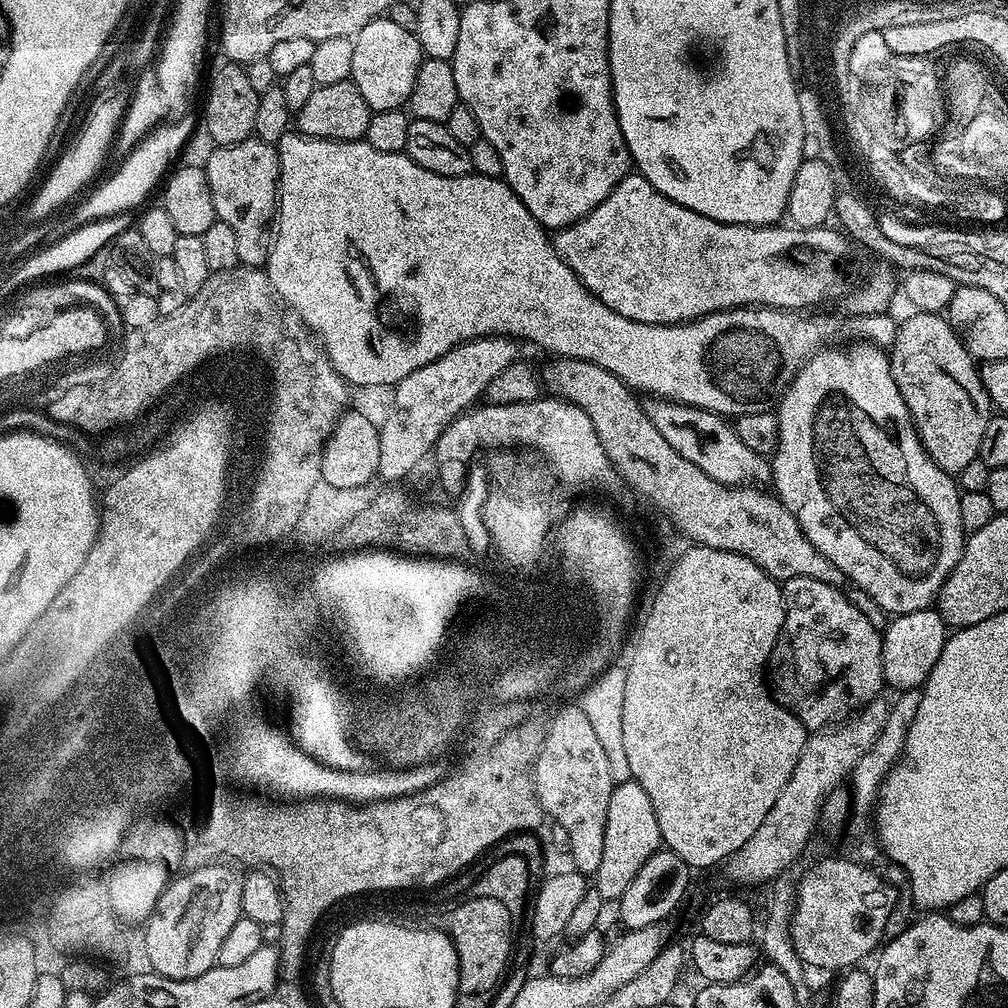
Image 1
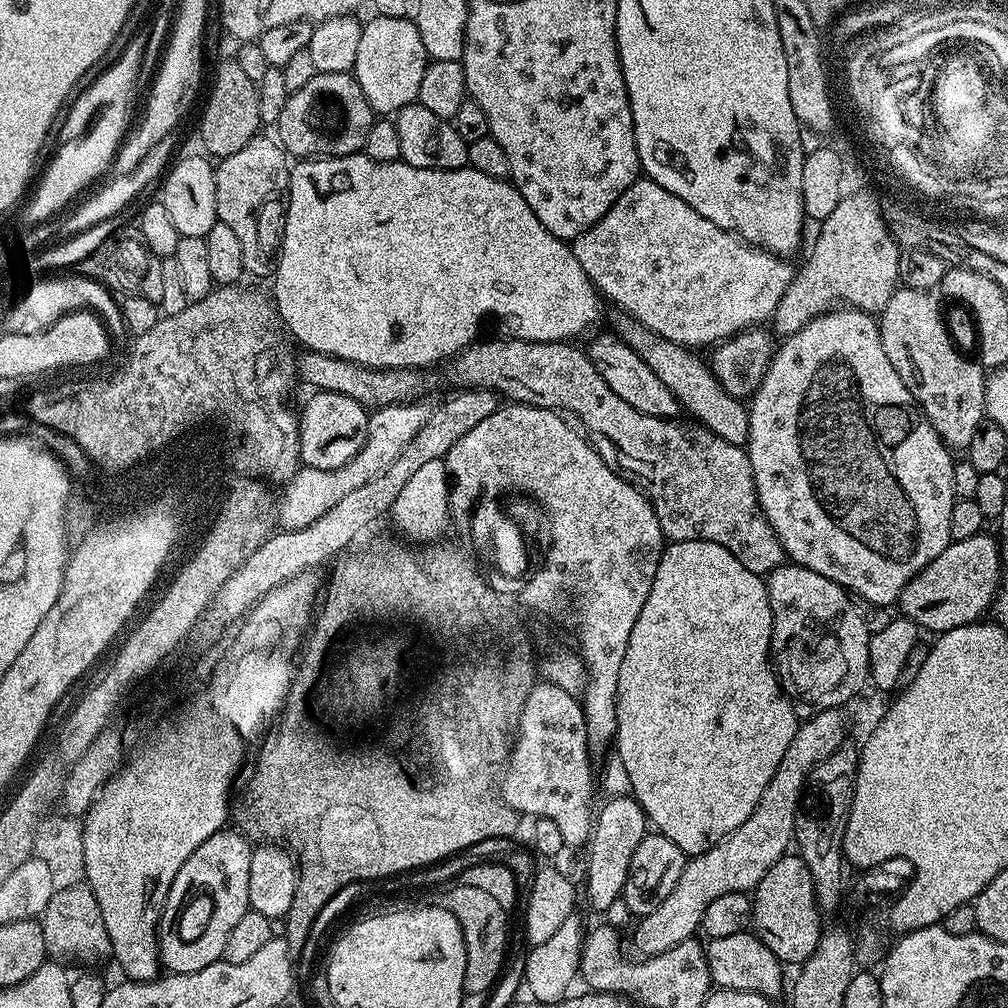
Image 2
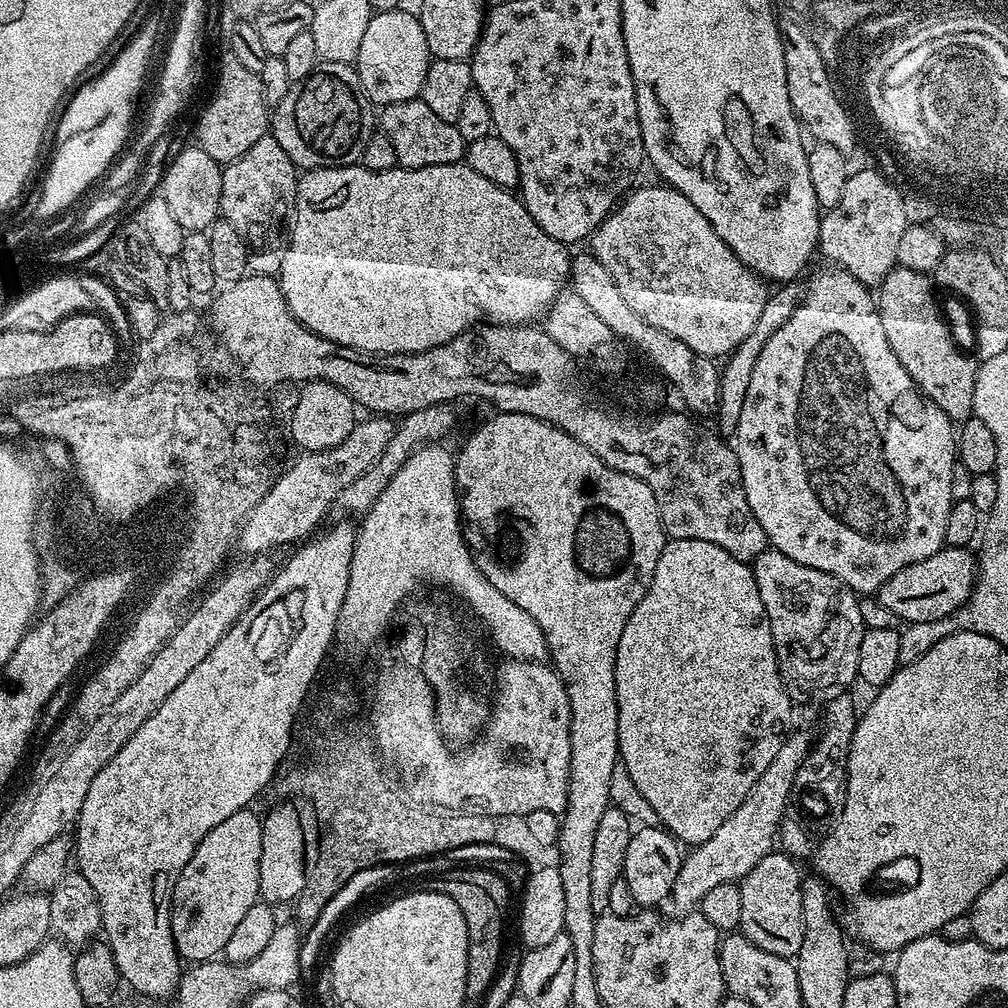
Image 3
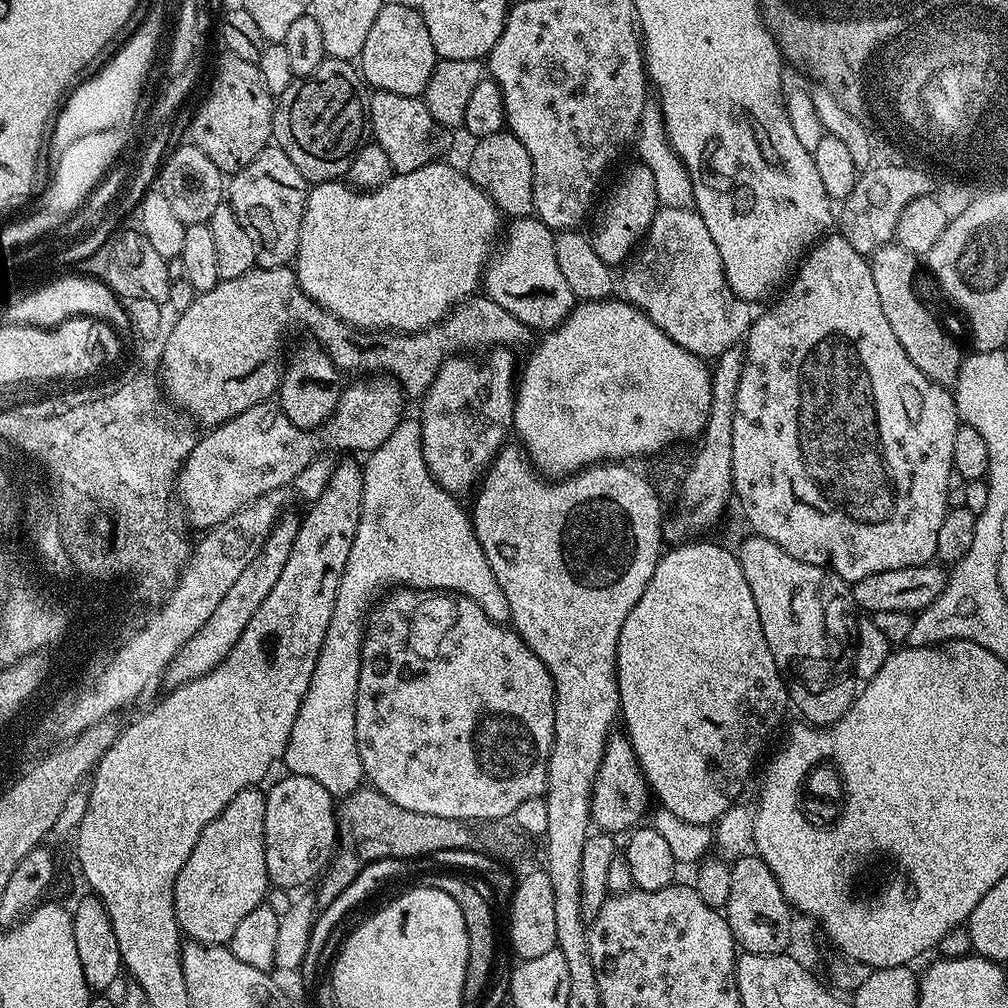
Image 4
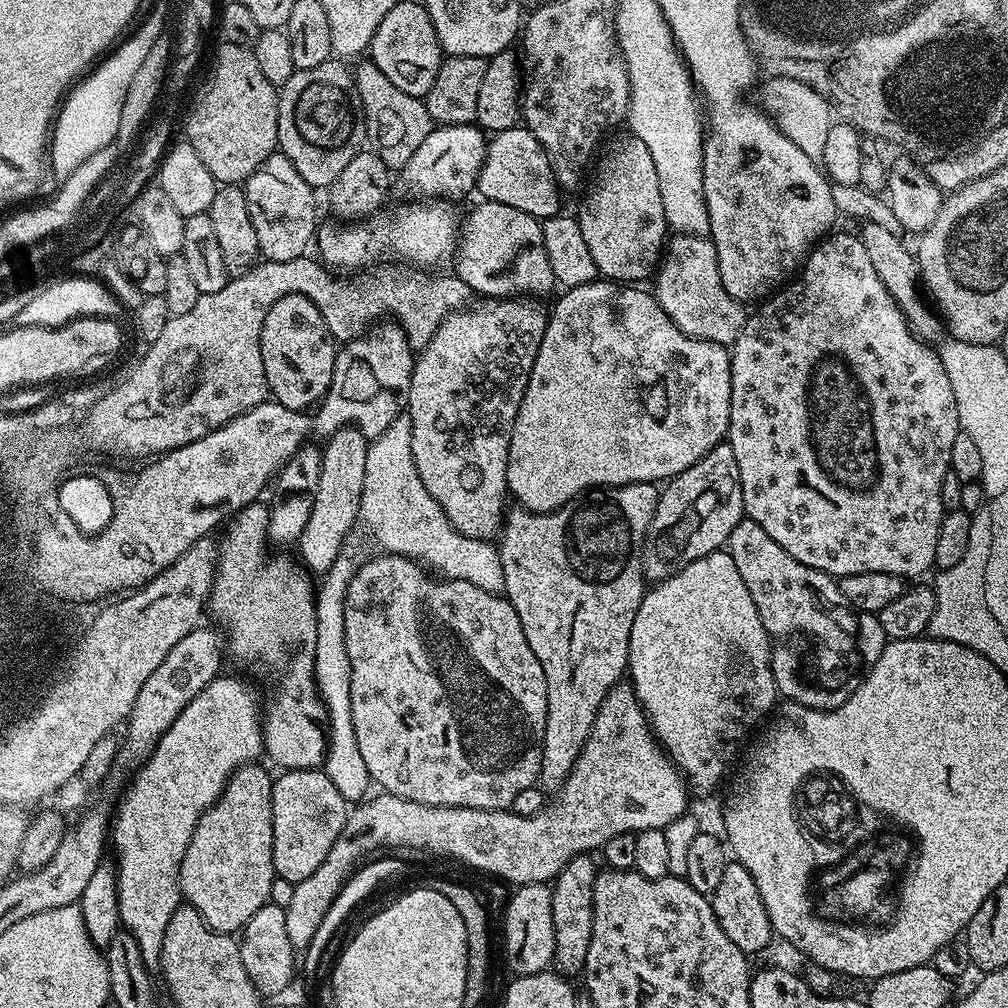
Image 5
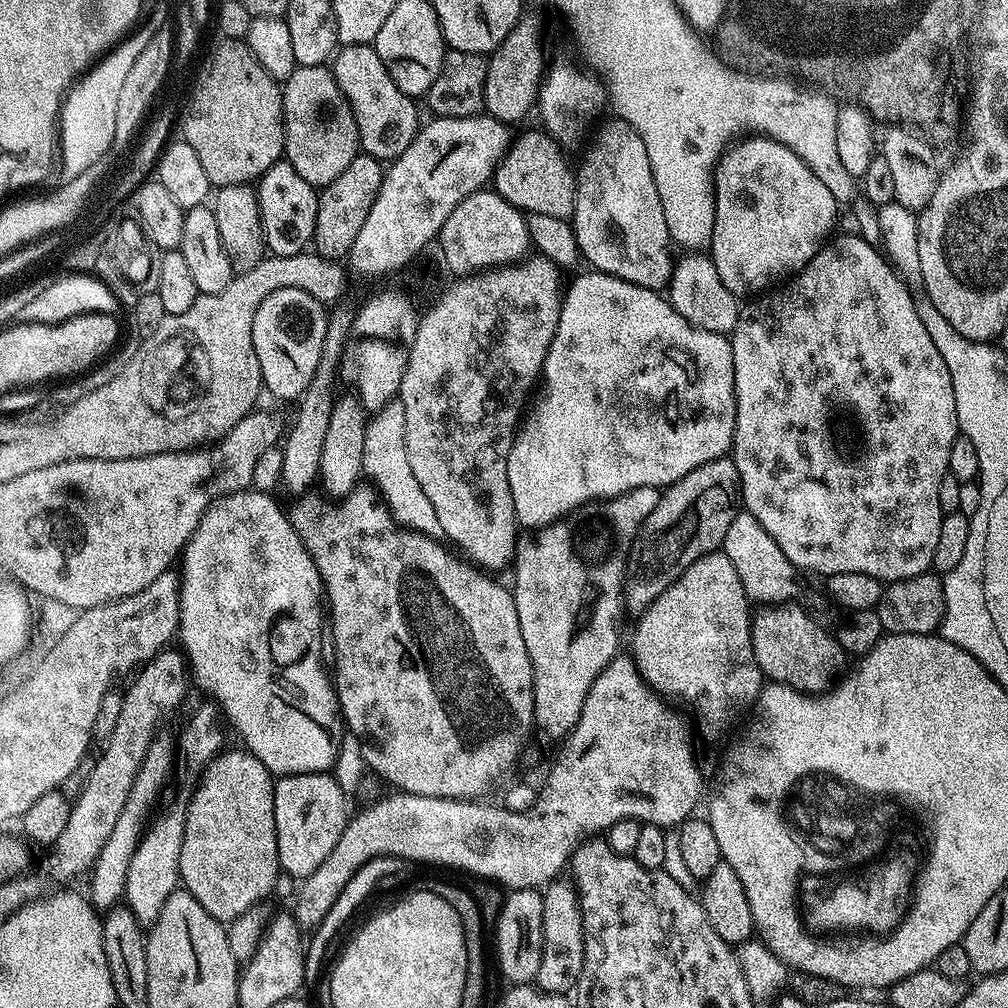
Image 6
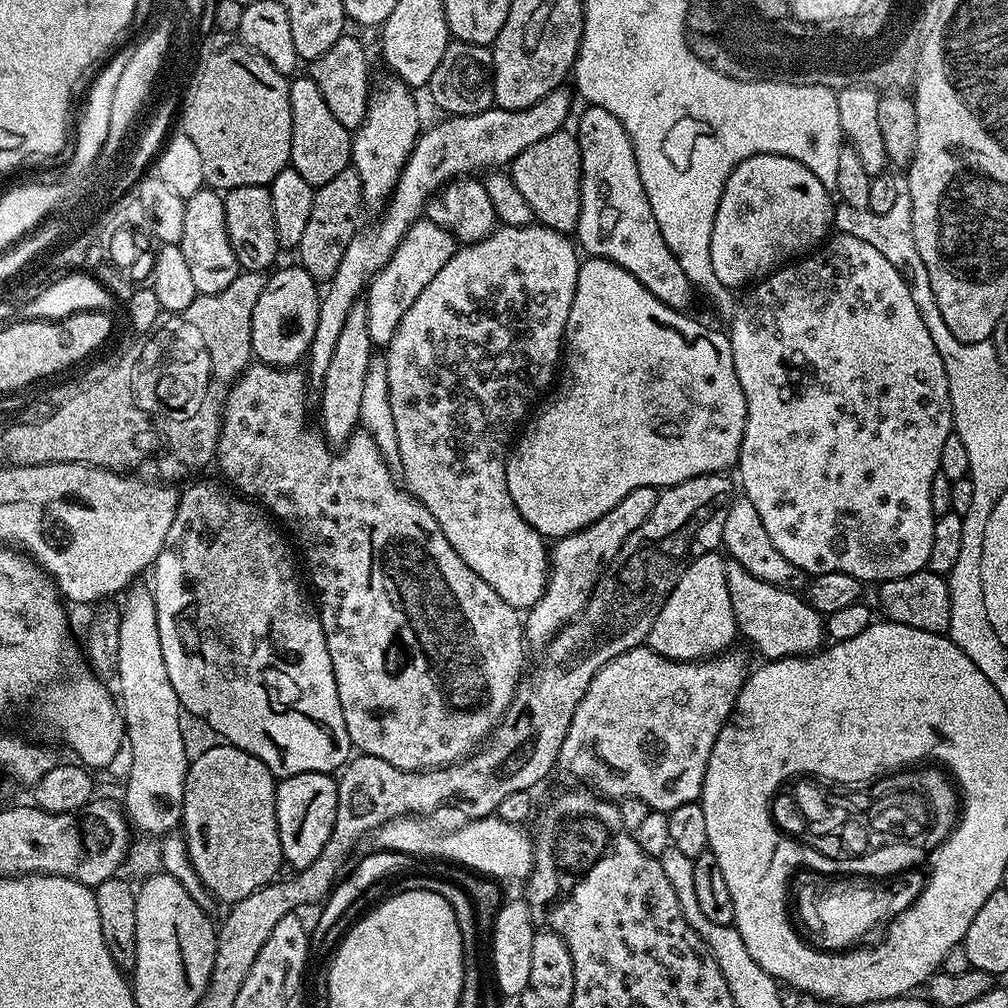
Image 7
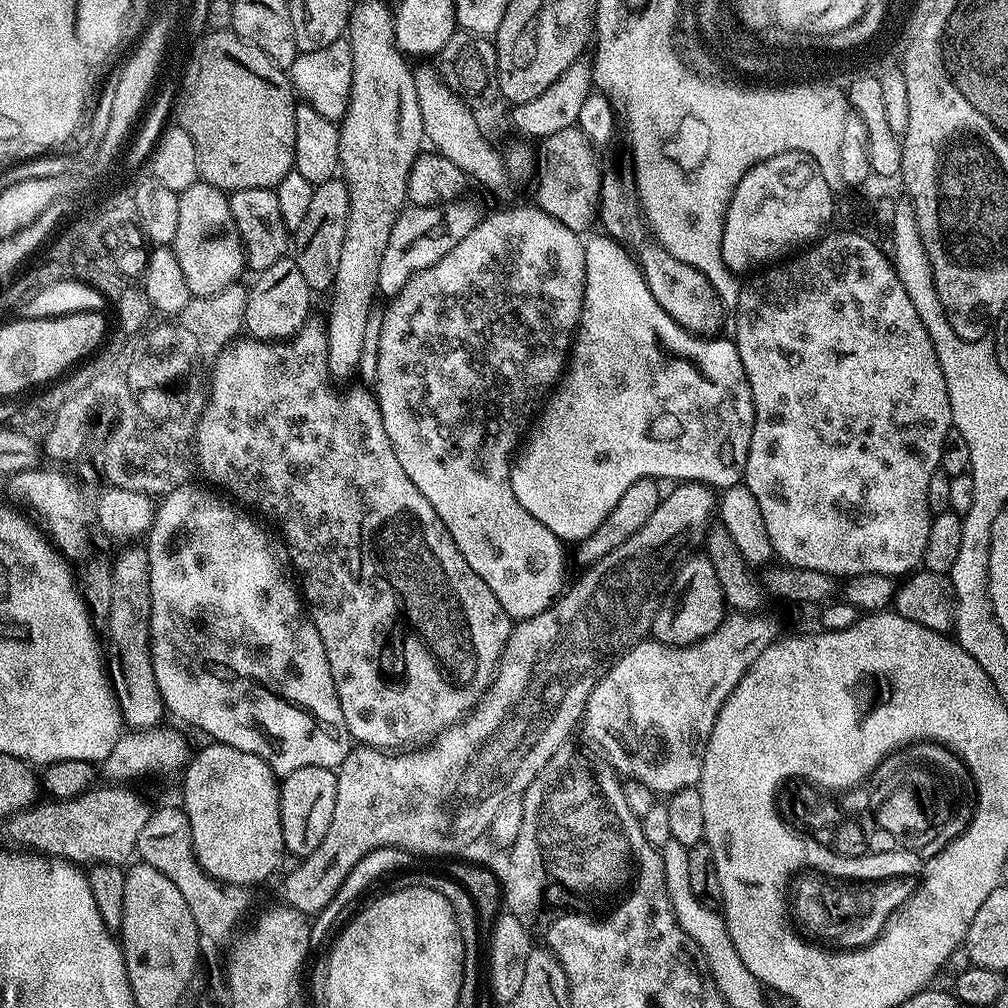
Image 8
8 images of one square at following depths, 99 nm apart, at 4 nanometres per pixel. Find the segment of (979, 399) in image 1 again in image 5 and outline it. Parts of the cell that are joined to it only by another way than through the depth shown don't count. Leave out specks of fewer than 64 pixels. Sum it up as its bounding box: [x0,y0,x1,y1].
[858,222,946,342]

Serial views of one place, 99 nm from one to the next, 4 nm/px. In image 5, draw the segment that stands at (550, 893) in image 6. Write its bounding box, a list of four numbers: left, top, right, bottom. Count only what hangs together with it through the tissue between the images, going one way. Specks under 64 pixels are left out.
[551,855,598,978]

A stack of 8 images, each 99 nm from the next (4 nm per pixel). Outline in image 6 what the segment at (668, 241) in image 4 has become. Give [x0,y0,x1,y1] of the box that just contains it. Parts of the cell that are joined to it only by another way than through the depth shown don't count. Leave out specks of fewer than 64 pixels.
[666,254,741,334]

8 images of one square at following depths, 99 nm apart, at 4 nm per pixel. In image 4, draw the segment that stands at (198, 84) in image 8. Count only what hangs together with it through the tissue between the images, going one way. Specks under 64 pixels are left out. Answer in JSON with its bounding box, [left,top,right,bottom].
[191,51,274,174]

